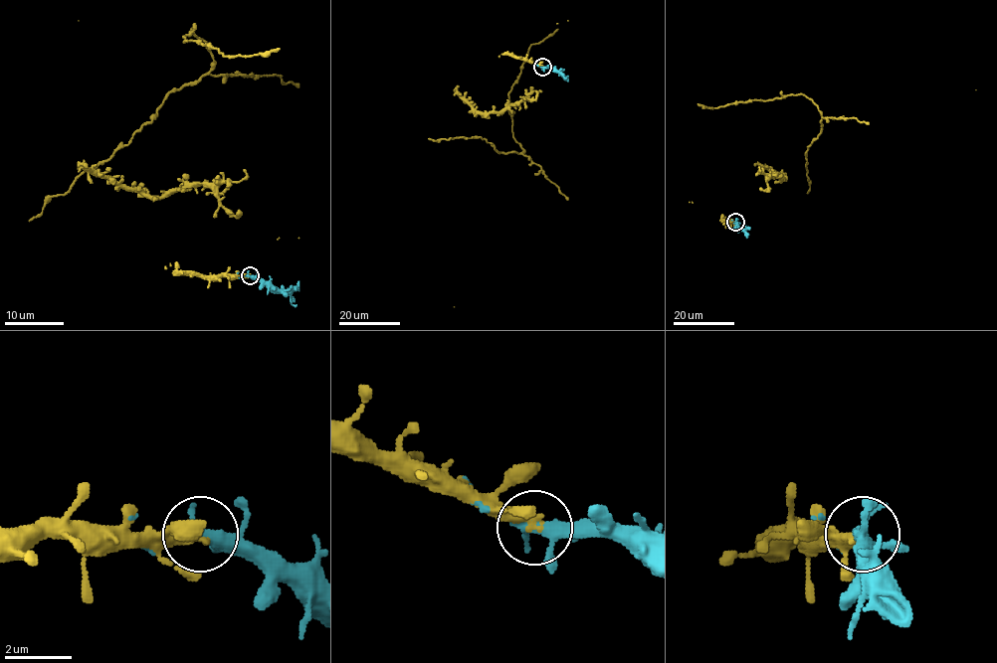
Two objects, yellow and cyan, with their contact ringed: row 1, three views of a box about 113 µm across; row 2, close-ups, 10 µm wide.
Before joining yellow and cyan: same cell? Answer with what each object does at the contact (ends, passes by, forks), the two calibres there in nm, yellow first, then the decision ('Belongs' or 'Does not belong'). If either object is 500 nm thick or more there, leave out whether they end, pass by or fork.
At the ring yellow ends. At the ring cyan forks. Thickness 300 nm (yellow) against 320 nm. Belongs

